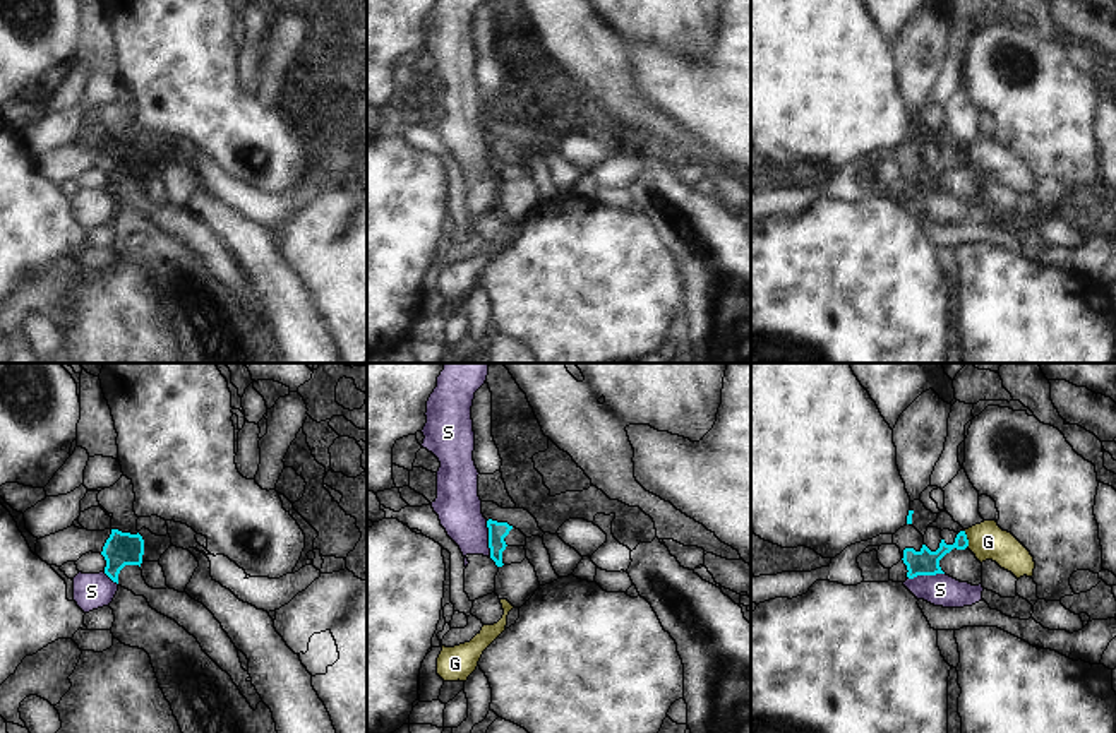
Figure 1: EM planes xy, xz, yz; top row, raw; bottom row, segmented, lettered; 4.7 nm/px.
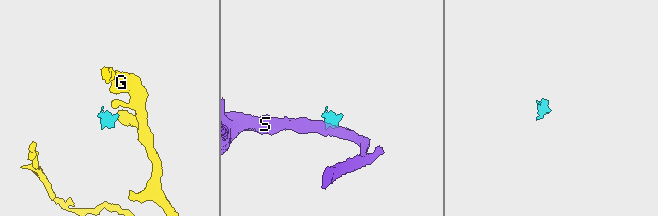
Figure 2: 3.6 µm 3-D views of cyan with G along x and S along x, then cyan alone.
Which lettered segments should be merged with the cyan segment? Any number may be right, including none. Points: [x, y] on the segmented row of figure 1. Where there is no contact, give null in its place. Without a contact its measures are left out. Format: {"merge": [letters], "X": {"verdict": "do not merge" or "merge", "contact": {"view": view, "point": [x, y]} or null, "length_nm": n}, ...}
{"merge": [], "G": {"verdict": "do not merge", "contact": {"view": "yz", "point": [966, 538]}, "length_nm": 90}, "S": {"verdict": "do not merge", "contact": {"view": "xz", "point": [489, 540]}, "length_nm": 180}}

